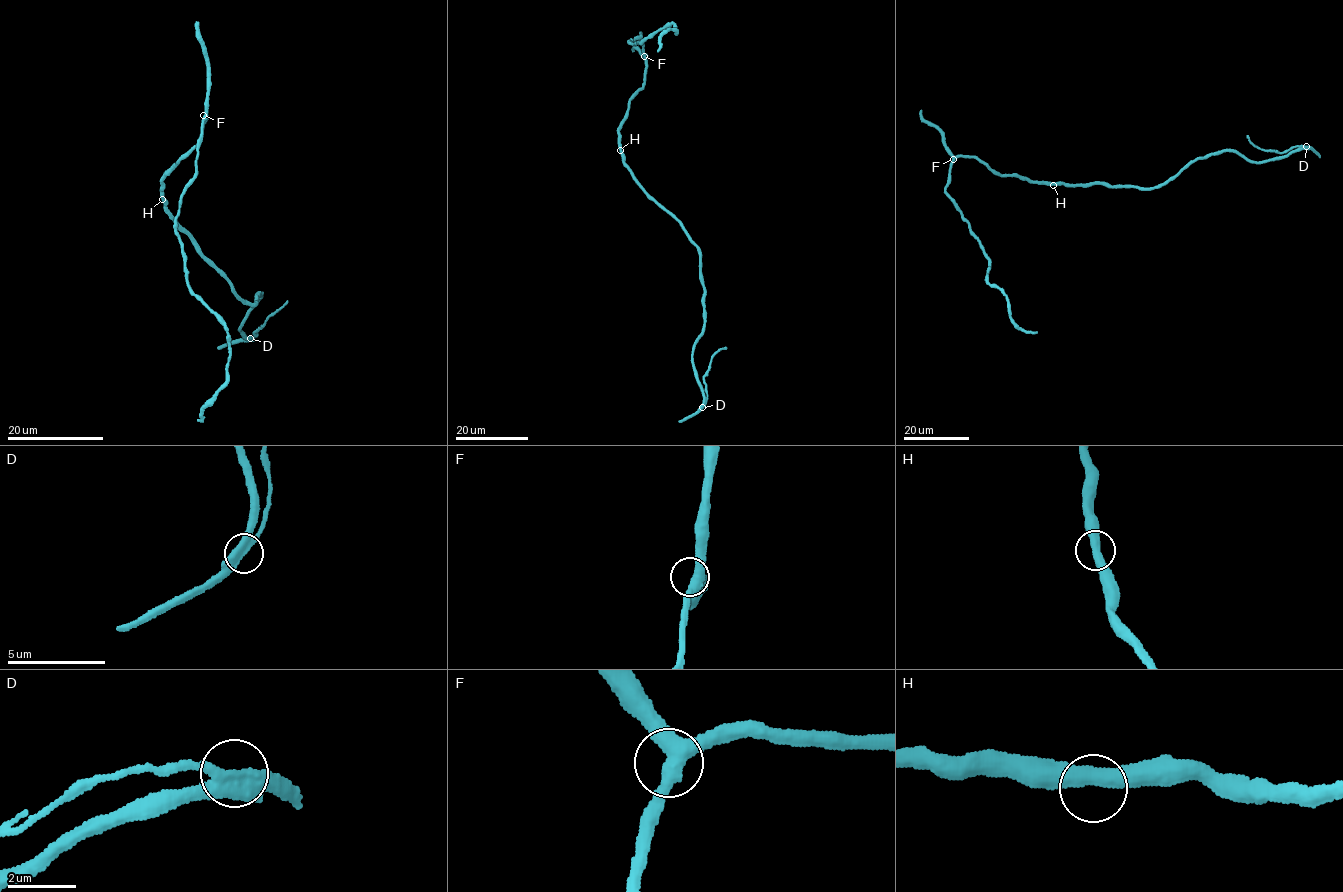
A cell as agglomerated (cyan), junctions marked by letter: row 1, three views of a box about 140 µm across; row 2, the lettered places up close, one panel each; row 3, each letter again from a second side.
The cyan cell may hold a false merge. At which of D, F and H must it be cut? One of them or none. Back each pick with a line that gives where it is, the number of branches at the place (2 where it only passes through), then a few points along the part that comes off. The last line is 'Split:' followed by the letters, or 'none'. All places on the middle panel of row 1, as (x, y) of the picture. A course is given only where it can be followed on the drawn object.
D: Place: (702, 407). Branches: 3. Course of the part to remove: (702, 407), (707, 395), (704, 376), (712, 356), (726, 348)
Split: D

